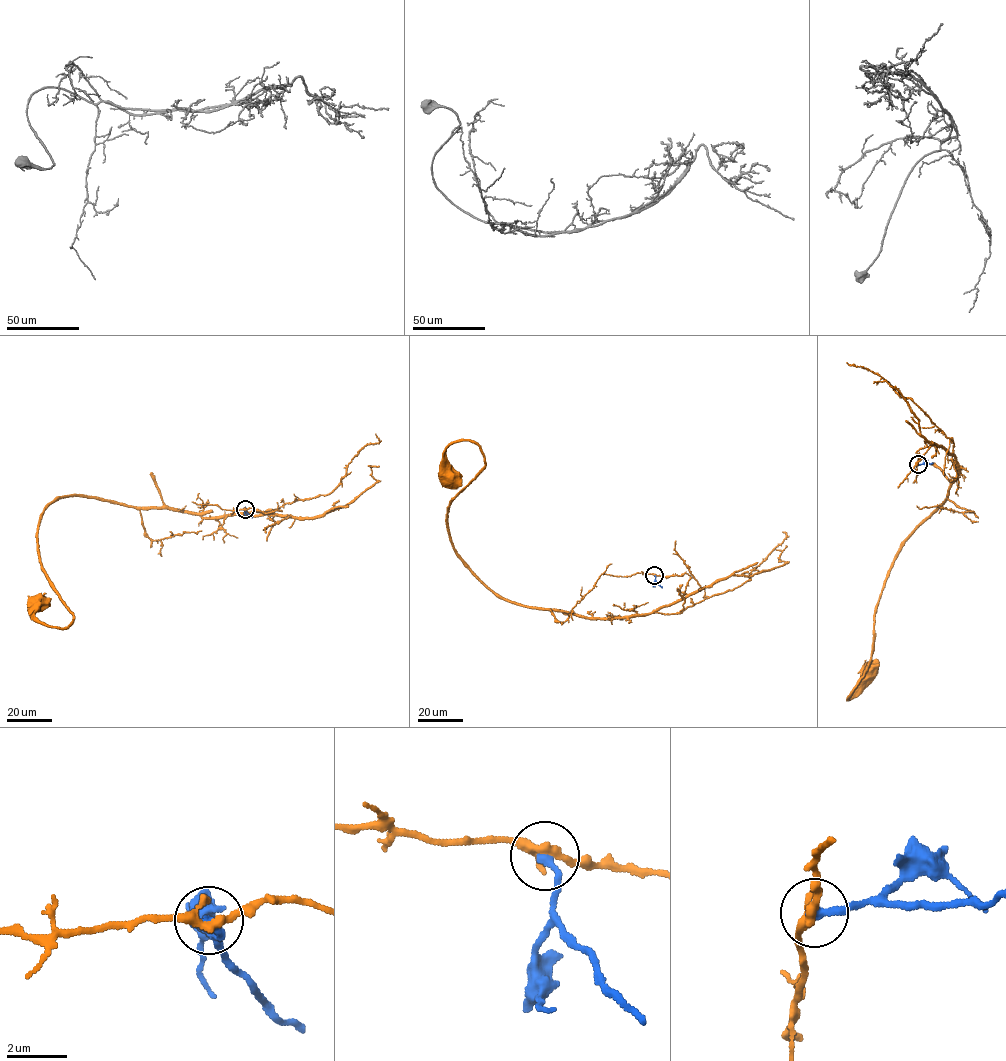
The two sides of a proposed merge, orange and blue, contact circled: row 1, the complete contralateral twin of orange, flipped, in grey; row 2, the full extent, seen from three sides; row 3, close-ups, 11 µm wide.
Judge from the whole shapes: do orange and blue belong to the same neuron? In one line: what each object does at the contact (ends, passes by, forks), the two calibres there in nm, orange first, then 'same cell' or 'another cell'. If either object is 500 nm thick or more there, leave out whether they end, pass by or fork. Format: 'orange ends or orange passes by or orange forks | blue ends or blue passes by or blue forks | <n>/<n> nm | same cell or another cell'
orange forks | blue ends | 240/280 nm | another cell

